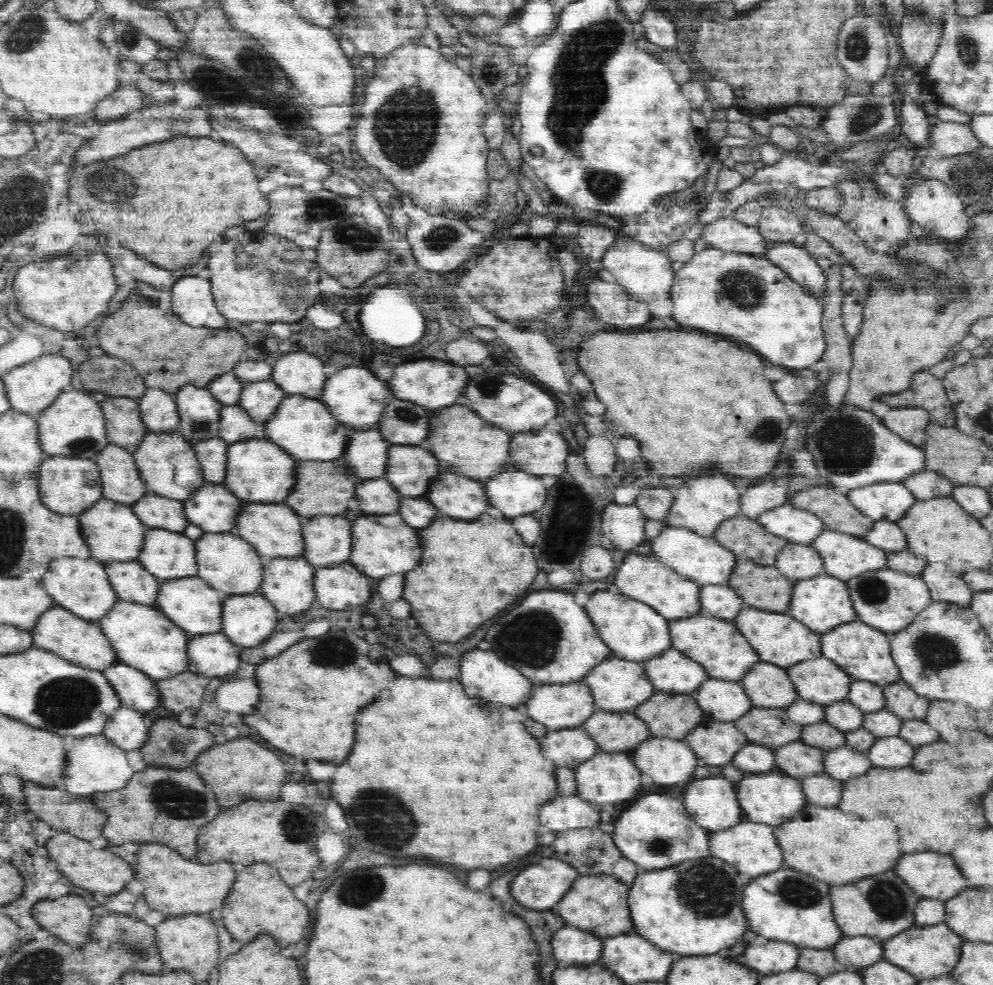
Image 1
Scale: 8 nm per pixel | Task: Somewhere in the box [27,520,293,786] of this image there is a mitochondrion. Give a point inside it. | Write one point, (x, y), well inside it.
(65, 702)

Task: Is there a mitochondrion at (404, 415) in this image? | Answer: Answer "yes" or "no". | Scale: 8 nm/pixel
yes

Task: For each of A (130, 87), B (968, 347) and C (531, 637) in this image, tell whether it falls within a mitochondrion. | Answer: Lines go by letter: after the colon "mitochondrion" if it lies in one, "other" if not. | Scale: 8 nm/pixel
A: other
B: other
C: mitochondrion

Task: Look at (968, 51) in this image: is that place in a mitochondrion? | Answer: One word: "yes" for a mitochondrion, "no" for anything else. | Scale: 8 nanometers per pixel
yes

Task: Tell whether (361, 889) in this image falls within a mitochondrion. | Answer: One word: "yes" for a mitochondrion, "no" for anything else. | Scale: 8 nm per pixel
yes

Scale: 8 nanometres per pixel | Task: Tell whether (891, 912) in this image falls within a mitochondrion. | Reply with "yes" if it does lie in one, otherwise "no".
yes

